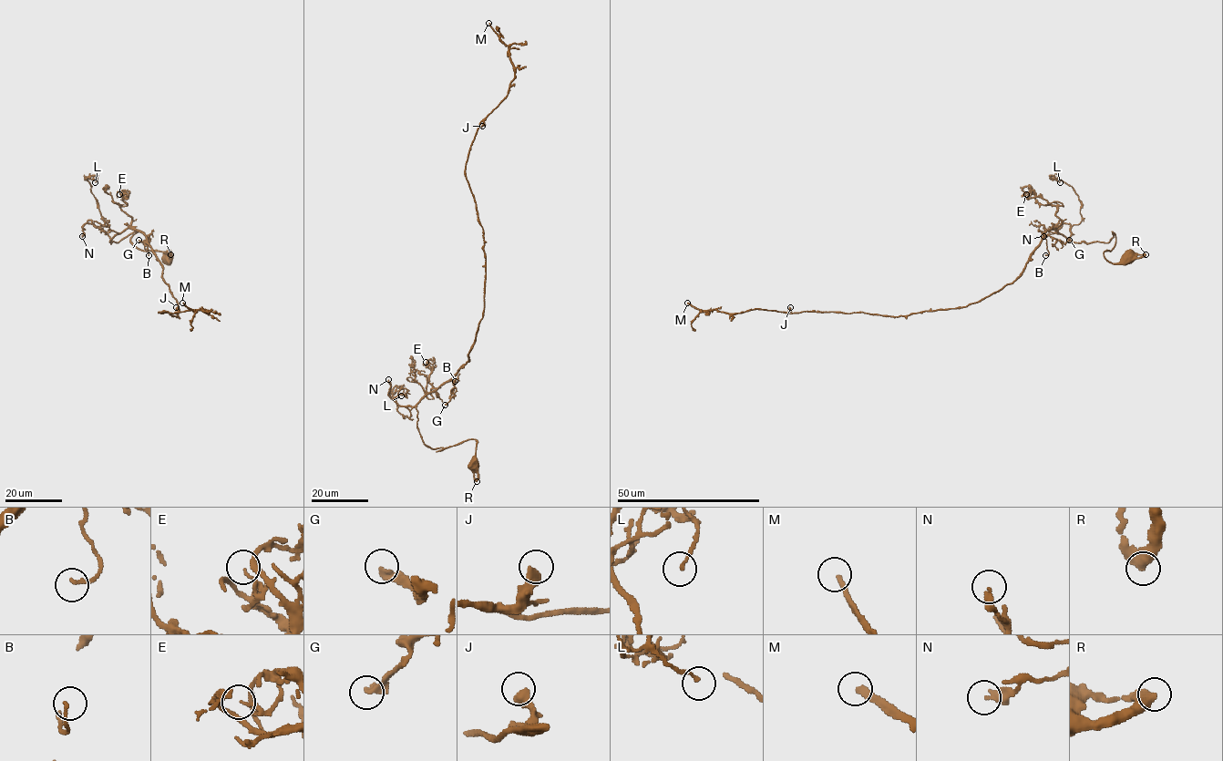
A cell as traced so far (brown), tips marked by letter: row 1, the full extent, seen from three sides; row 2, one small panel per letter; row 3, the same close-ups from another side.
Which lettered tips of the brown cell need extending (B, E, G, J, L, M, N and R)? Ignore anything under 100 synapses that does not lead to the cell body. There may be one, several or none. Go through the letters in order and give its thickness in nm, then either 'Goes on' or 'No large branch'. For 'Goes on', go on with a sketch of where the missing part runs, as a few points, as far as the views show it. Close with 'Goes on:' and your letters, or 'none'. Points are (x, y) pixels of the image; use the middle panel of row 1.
B: Thickness 150 nm. No large branch
E: Thickness 120 nm. No large branch
G: Thickness 280 nm. No large branch
J: Thickness 440 nm. No large branch
L: Thickness 150 nm. No large branch
M: Thickness 260 nm. Goes on
N: Thickness 240 nm. No large branch
R: Thickness 420 nm. No large branch
Goes on: M

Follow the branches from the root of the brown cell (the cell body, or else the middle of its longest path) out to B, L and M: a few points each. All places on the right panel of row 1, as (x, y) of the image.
B: (1130, 258), (1111, 263), (1104, 256), (1113, 231), (1107, 242), (1074, 242), (1054, 228), (1044, 234), (1045, 255)
L: (1130, 258), (1111, 263), (1104, 256), (1113, 231), (1107, 242), (1070, 240), (1081, 201), (1060, 182)
M: (1130, 258), (1104, 256), (1113, 231), (1074, 242), (1051, 228), (1011, 283), (962, 307), (687, 303)

